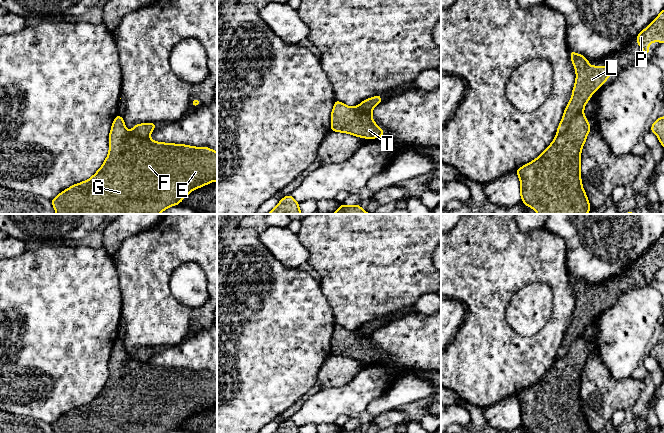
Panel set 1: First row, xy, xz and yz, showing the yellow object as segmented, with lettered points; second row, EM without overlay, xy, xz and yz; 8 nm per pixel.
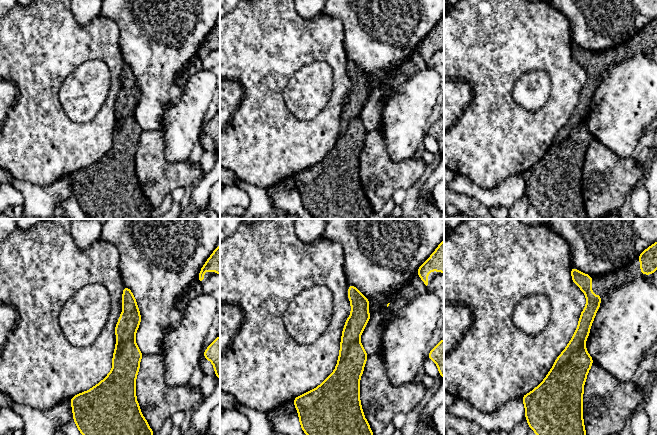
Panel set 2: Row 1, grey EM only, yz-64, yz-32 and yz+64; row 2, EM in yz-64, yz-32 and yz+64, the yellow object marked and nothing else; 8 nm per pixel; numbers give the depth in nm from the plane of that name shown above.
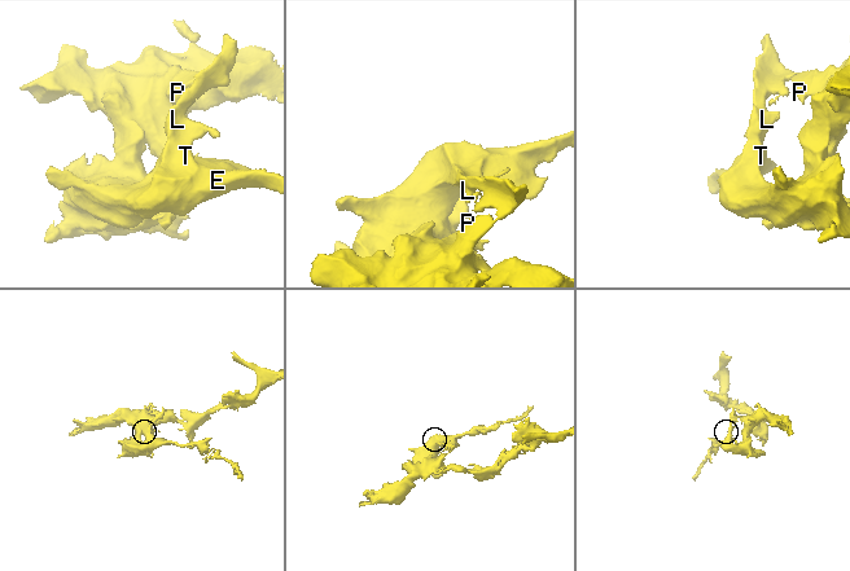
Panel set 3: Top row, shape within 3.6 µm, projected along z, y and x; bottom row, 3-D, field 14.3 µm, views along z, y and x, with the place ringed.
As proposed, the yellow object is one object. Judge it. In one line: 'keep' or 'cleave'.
cleave

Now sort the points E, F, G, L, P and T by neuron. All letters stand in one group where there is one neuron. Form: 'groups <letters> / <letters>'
groups E F G T / L P

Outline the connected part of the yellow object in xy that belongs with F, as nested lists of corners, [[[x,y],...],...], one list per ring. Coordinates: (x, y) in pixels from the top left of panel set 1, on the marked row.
[[[117,114],[109,134],[109,153],[103,165],[88,180],[80,182],[51,200],[56,214],[160,214],[178,205],[193,190],[217,181],[217,152],[208,147],[153,141],[130,133]]]

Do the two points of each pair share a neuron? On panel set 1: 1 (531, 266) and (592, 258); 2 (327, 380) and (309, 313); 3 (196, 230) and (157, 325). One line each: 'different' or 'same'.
1: different
2: different
3: same

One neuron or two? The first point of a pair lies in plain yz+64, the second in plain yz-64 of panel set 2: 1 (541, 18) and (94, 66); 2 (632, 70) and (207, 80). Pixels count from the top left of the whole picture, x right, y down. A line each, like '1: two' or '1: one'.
1: two
2: one

